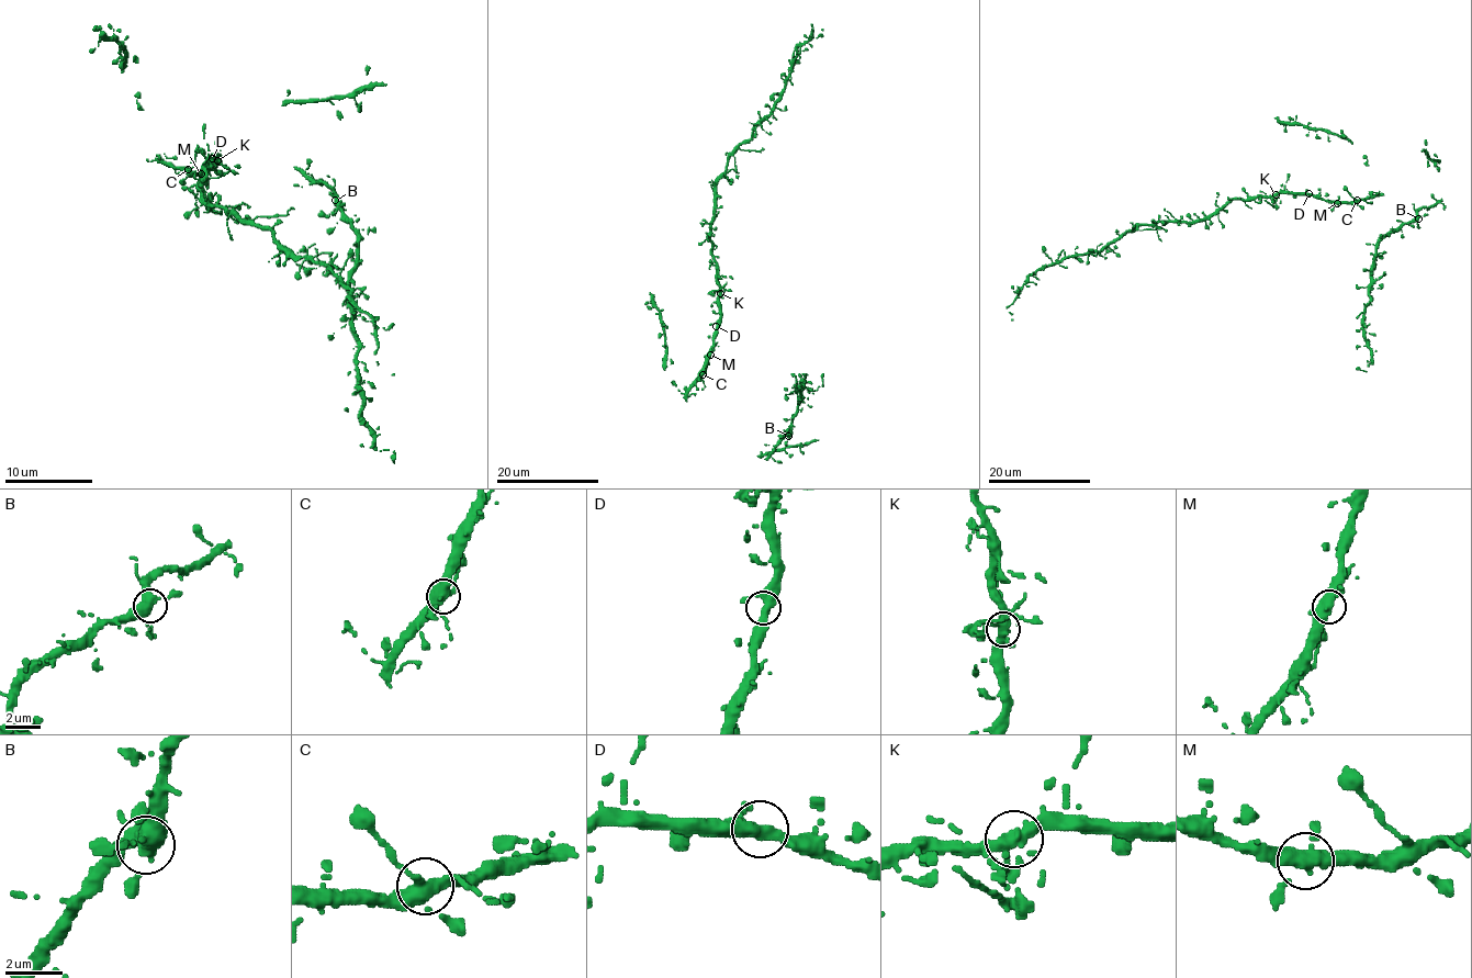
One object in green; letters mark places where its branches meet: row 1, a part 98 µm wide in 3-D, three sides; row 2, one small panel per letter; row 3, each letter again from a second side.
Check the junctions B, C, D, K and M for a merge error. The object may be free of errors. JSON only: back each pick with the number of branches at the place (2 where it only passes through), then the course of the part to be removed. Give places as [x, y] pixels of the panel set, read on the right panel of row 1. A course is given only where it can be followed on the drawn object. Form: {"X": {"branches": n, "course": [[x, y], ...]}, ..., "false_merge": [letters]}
{"false_merge": []}

